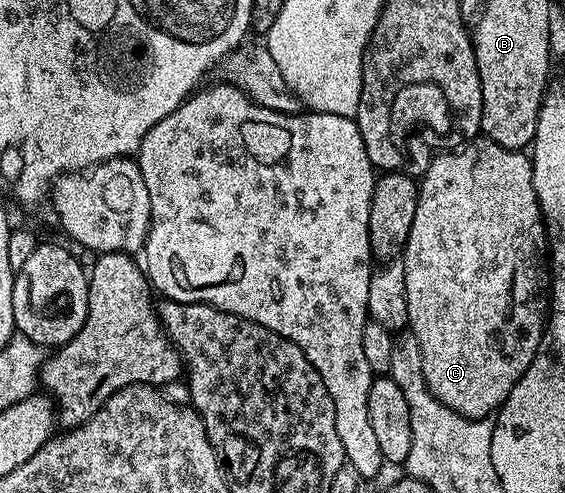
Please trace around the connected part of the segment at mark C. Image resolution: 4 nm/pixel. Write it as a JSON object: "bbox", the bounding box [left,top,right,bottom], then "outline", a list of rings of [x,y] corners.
{"bbox":[401,138,549,420],"outline":[[[486,138],[468,140],[454,150],[436,154],[418,181],[418,186],[417,214],[413,214],[413,226],[409,230],[407,245],[403,247],[401,257],[405,270],[405,292],[408,294],[409,331],[417,338],[417,346],[421,346],[421,370],[432,394],[445,406],[449,406],[449,410],[468,416],[471,420],[481,420],[498,413],[509,398],[513,386],[517,386],[525,370],[529,370],[549,319],[549,241],[547,226],[543,223],[543,211],[539,209],[537,190],[533,186],[531,156],[523,150],[497,146],[497,142]]]}

